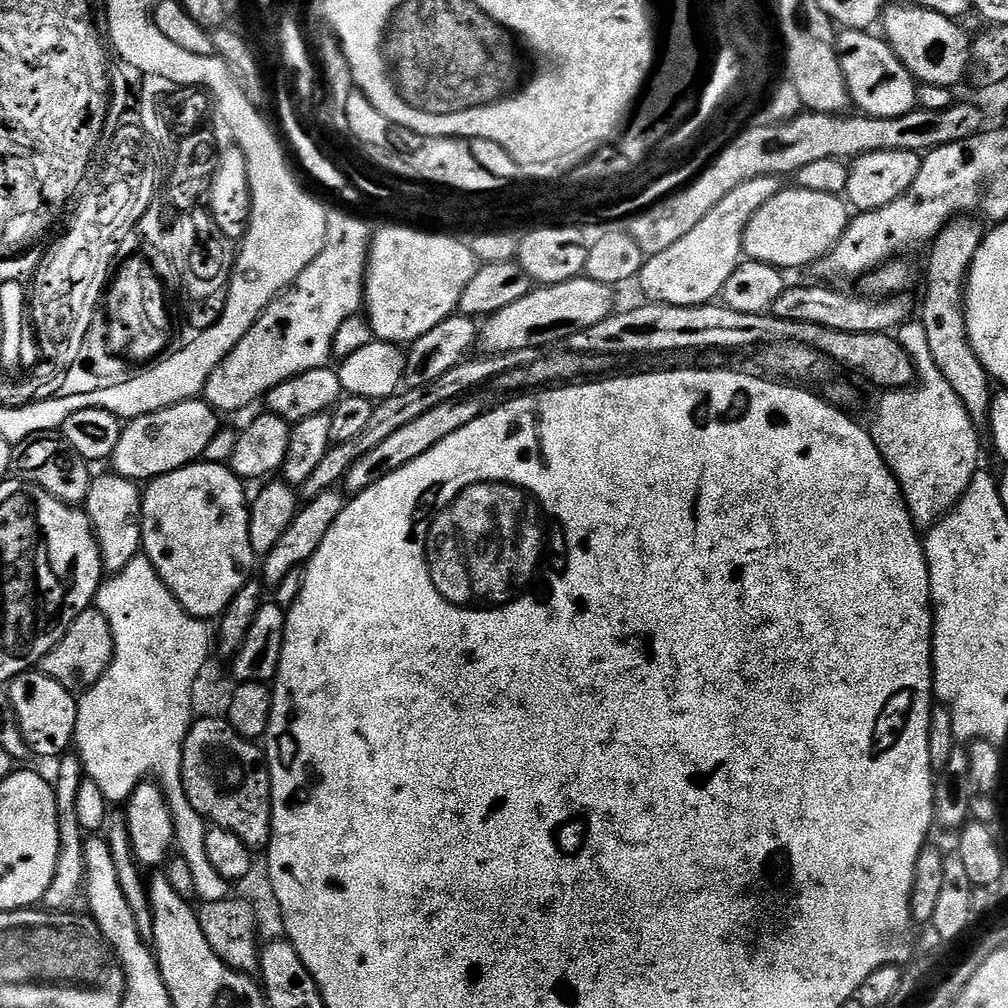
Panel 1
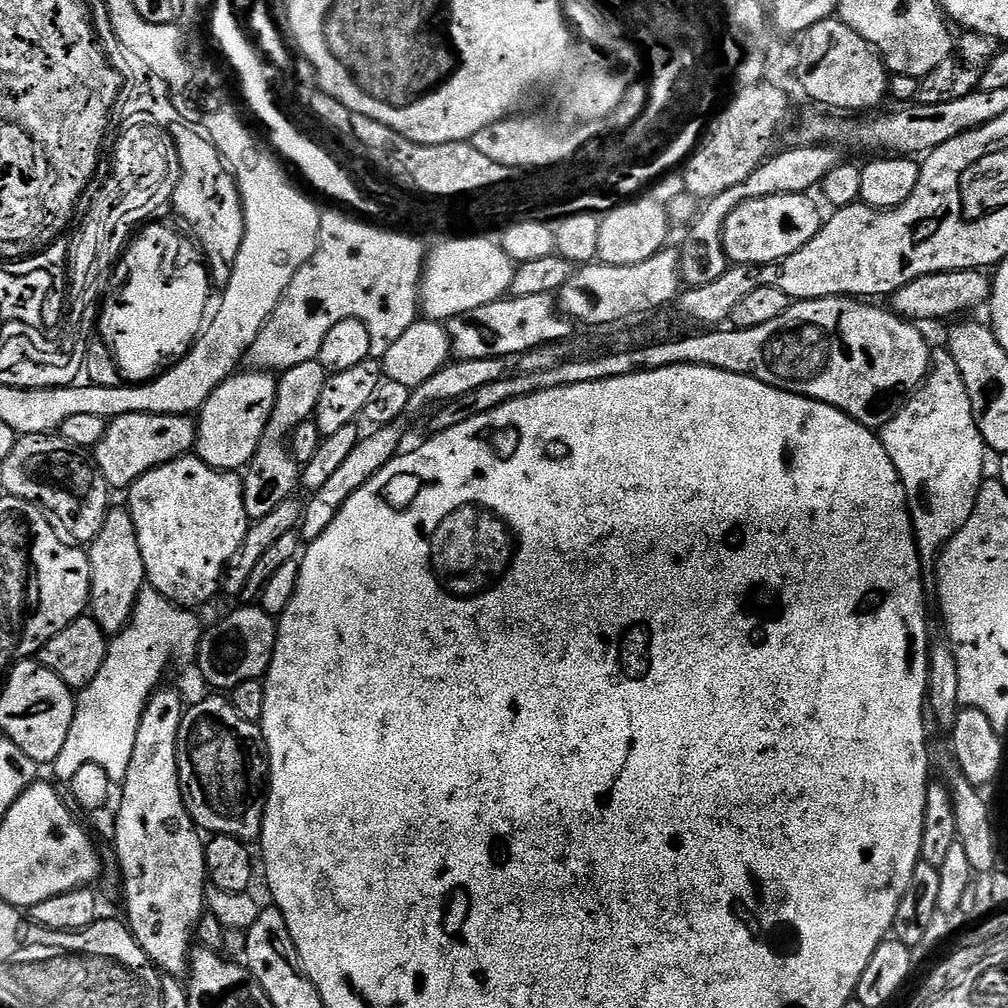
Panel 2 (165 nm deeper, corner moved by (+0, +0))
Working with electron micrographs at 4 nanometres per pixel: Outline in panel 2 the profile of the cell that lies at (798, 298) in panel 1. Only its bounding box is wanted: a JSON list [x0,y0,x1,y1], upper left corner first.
[890,268,992,320]

